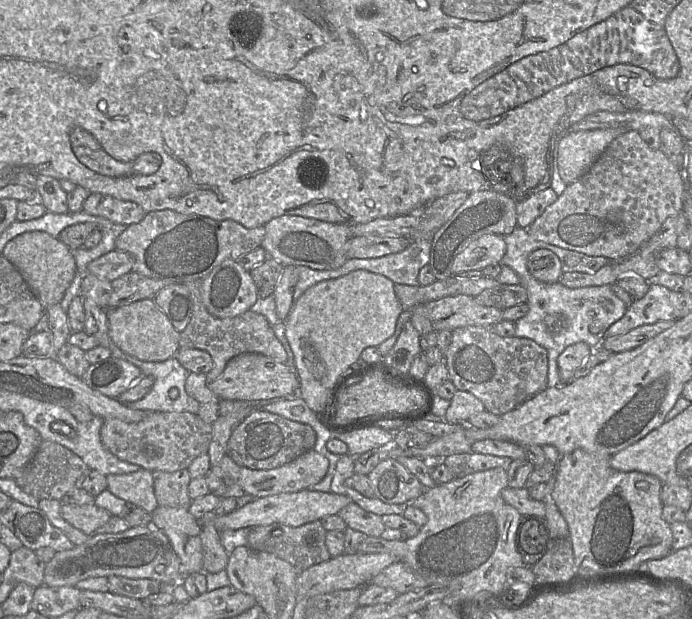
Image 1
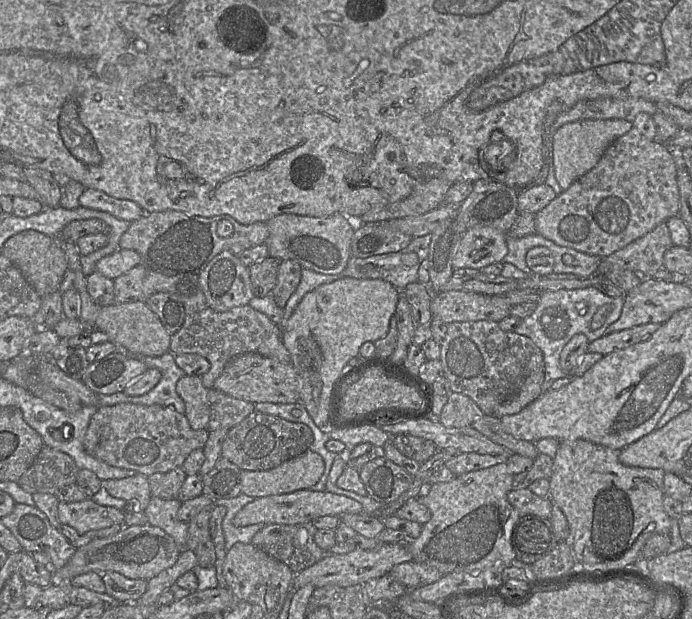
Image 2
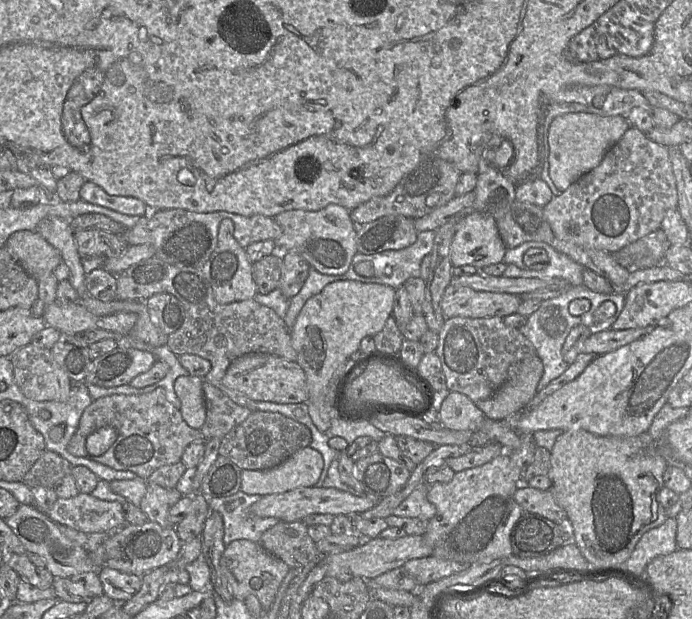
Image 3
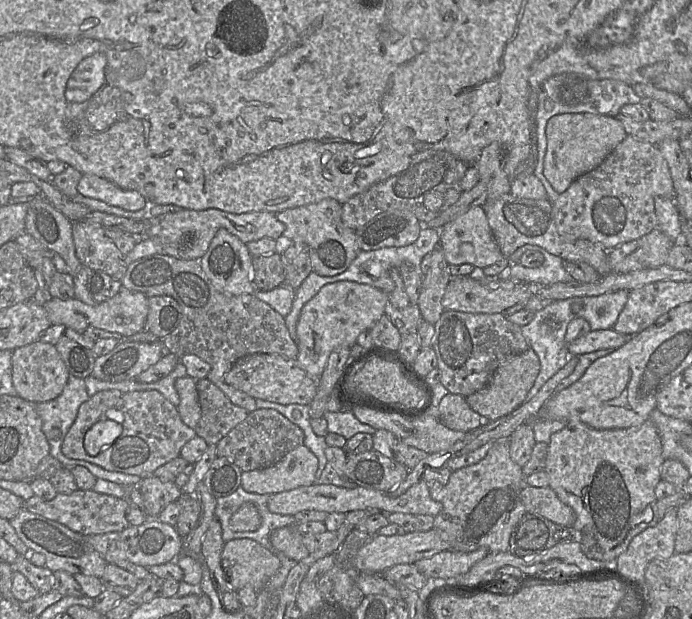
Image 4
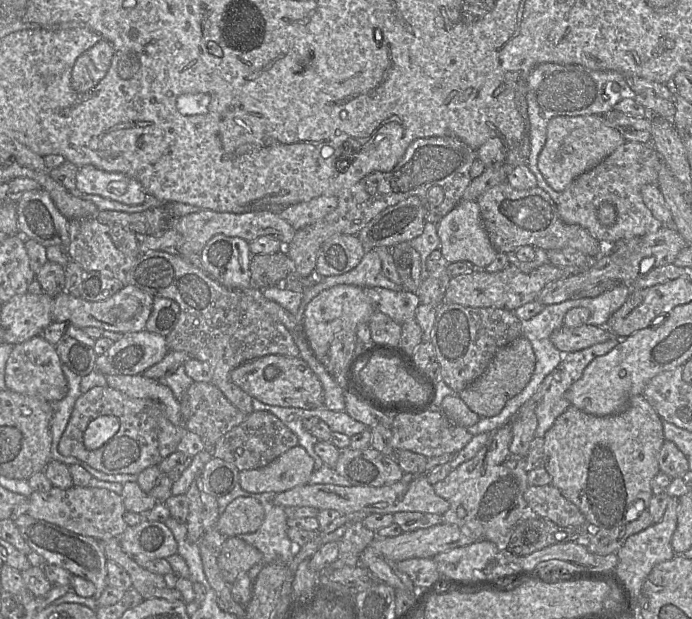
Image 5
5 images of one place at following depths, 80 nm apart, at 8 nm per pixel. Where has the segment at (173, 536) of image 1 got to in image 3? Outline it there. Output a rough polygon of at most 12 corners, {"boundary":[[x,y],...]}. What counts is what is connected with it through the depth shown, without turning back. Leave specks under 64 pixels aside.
{"boundary":[[147,484],[140,508],[164,528],[182,497],[176,488]]}

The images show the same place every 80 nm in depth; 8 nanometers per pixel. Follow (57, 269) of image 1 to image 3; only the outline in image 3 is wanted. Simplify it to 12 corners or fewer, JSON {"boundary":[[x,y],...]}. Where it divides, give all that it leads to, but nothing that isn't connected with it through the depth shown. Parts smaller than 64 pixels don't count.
{"boundary":[[17,231],[4,246],[36,280],[53,273],[60,251],[36,231]]}

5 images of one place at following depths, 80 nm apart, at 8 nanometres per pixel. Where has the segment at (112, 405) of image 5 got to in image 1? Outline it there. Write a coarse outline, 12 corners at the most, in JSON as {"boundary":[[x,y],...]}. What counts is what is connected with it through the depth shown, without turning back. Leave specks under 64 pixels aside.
{"boundary":[[189,412],[104,419],[104,447],[151,472],[187,469],[212,425]]}

